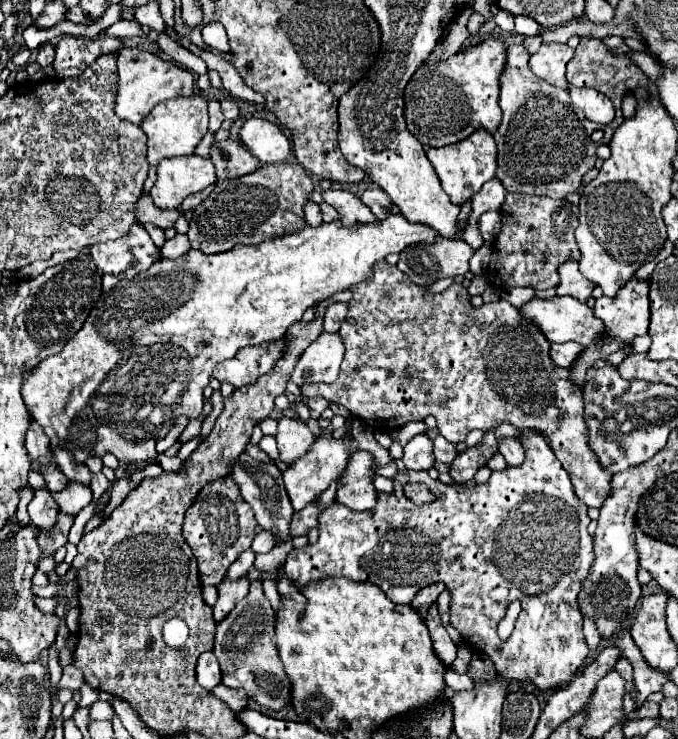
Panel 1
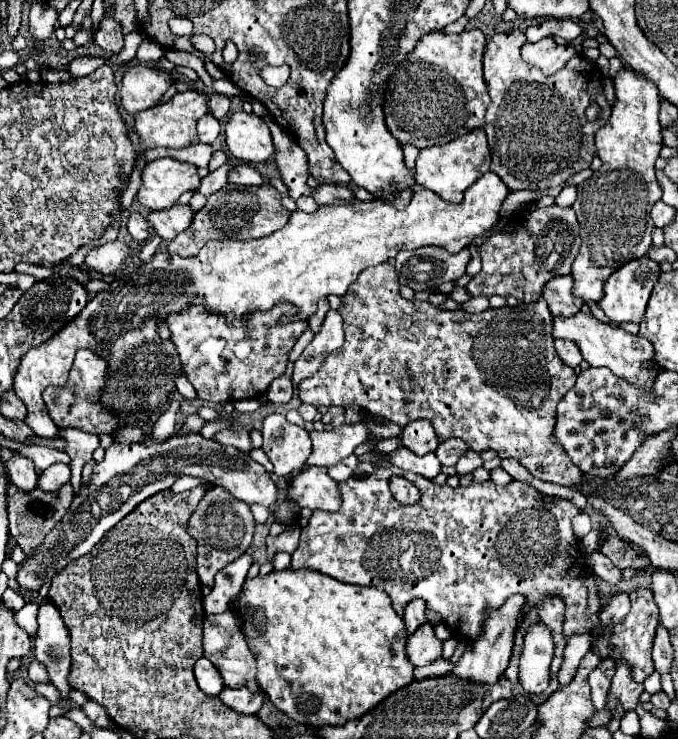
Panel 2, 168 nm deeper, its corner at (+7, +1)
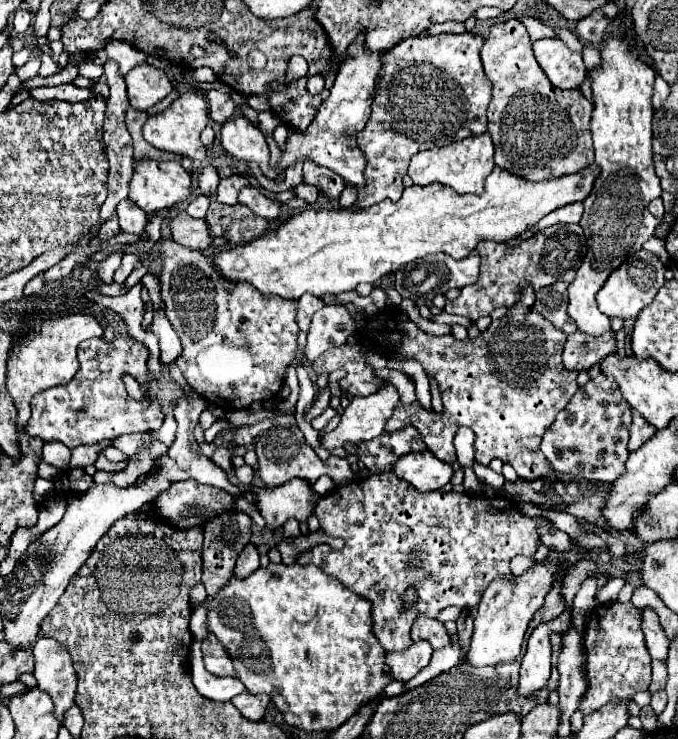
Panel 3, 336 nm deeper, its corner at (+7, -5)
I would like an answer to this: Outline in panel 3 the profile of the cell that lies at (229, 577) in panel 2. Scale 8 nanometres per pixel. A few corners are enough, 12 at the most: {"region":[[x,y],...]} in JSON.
{"region":[[248,543],[236,559],[236,577],[254,573],[260,567],[258,547]]}

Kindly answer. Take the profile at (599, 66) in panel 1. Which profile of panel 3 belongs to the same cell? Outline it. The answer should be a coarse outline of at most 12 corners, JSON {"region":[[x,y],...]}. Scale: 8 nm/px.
{"region":[[520,21],[494,25],[498,167],[540,181],[594,163],[592,101],[552,87]]}

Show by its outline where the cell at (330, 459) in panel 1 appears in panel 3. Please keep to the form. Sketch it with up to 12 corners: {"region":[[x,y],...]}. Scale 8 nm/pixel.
{"region":[[390,381],[352,397],[324,449],[382,435],[400,395]]}

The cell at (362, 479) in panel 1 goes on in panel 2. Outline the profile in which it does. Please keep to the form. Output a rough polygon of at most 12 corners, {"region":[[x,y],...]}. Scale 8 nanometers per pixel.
{"region":[[326,467],[296,473],[288,499],[338,511],[342,495]]}

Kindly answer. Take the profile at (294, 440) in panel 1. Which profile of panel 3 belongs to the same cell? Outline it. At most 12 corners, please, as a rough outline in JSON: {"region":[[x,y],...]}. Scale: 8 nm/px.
{"region":[[296,425],[256,439],[258,475],[268,487],[294,477],[337,486],[354,473],[346,458],[322,461]]}

